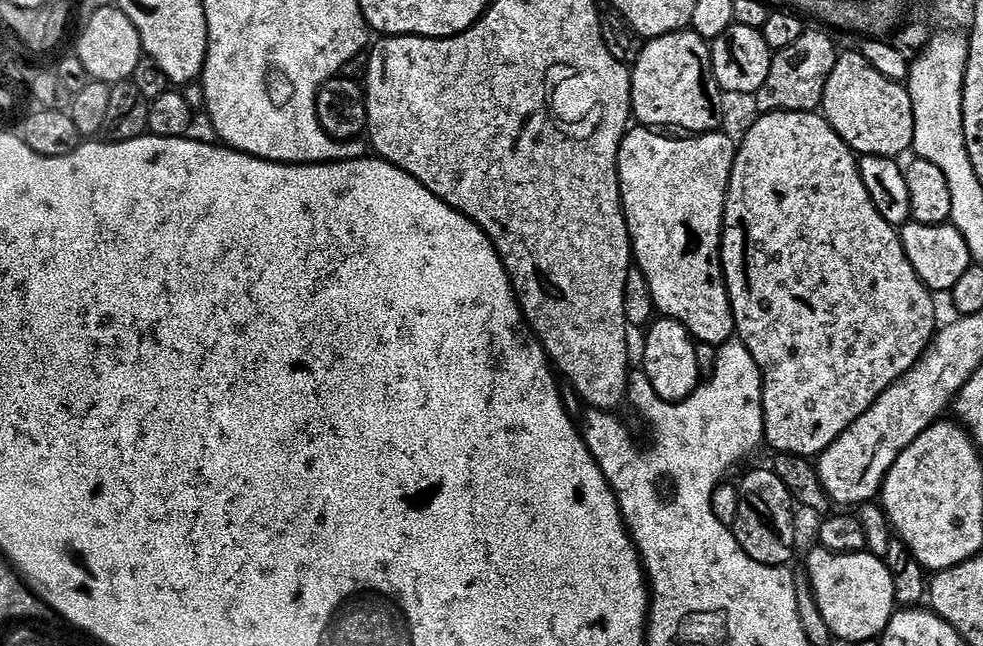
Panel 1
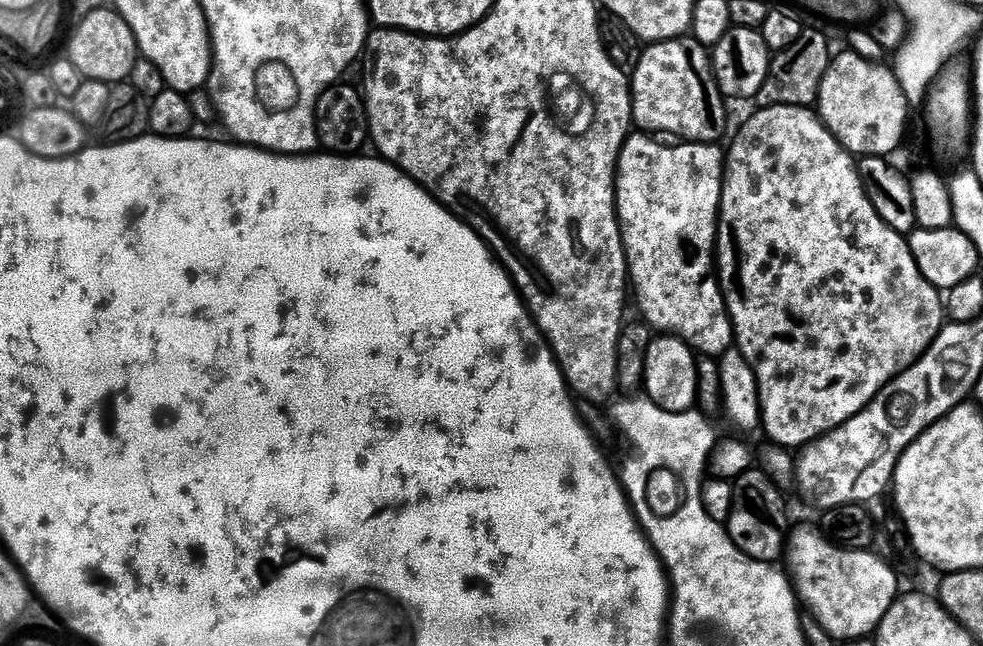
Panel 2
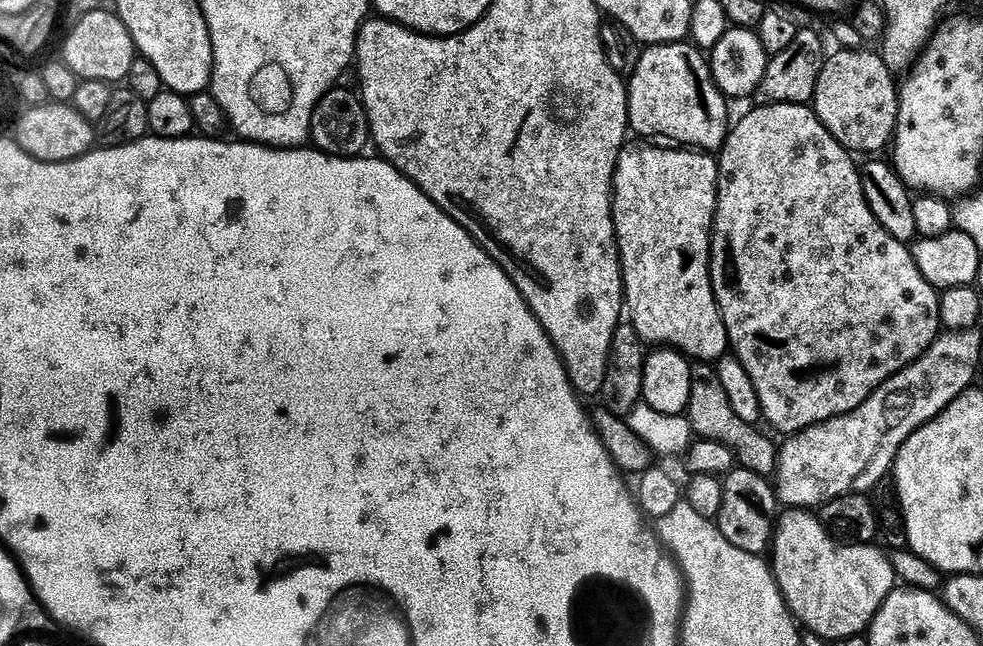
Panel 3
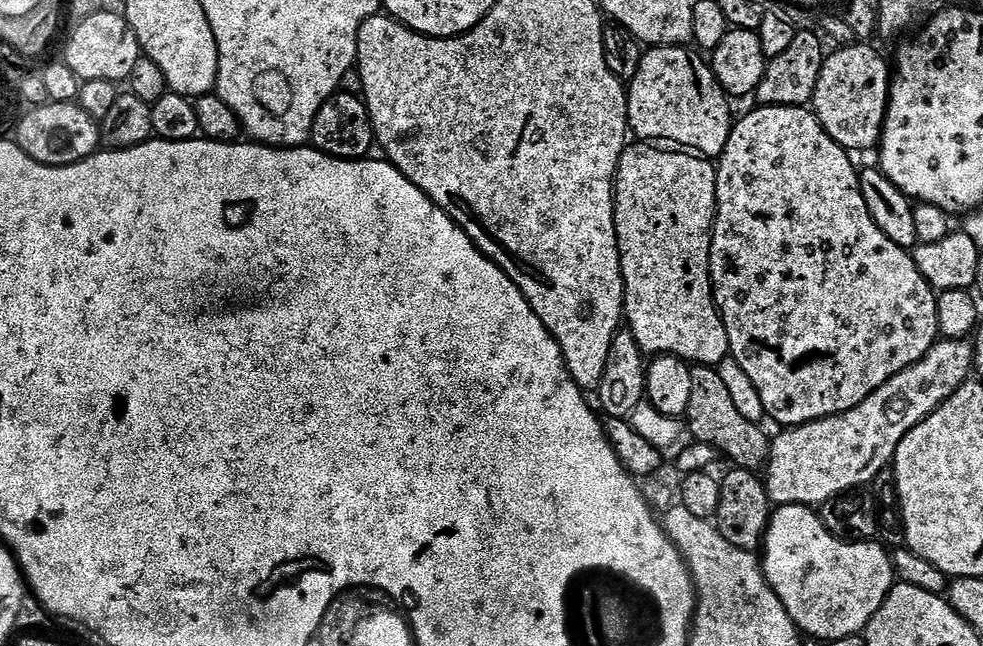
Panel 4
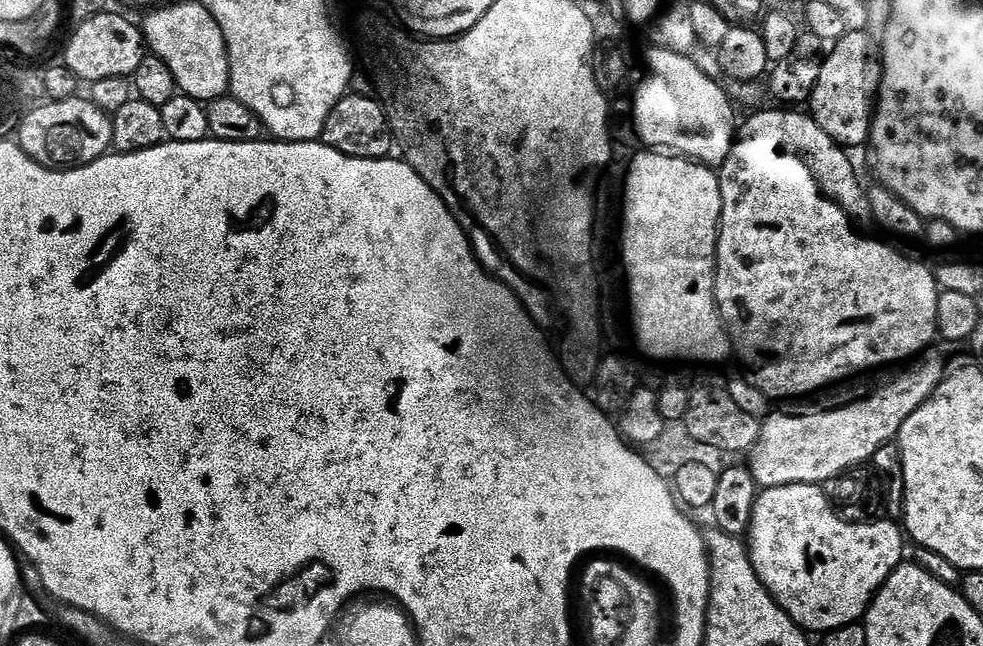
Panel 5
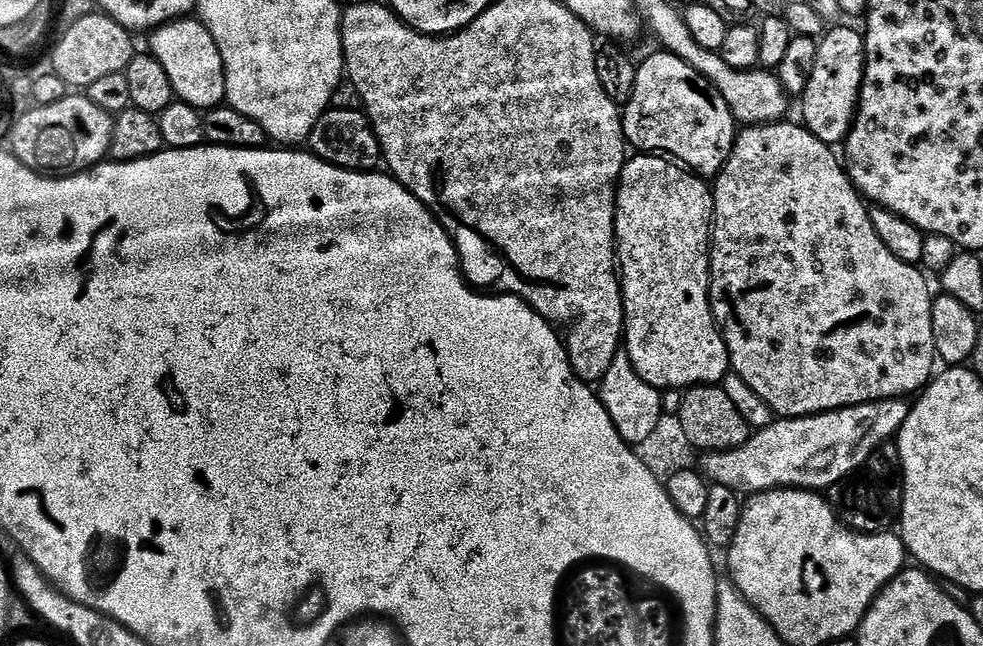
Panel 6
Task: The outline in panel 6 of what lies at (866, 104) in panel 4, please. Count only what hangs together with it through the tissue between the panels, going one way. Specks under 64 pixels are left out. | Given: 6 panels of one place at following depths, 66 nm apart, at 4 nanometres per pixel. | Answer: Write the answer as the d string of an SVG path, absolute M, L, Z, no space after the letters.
M829 27L819 37L814 74L810 74L810 82L799 101L804 127L829 146L843 145L847 141L848 132L856 121L856 107L864 81L864 37L852 28L840 27Z

